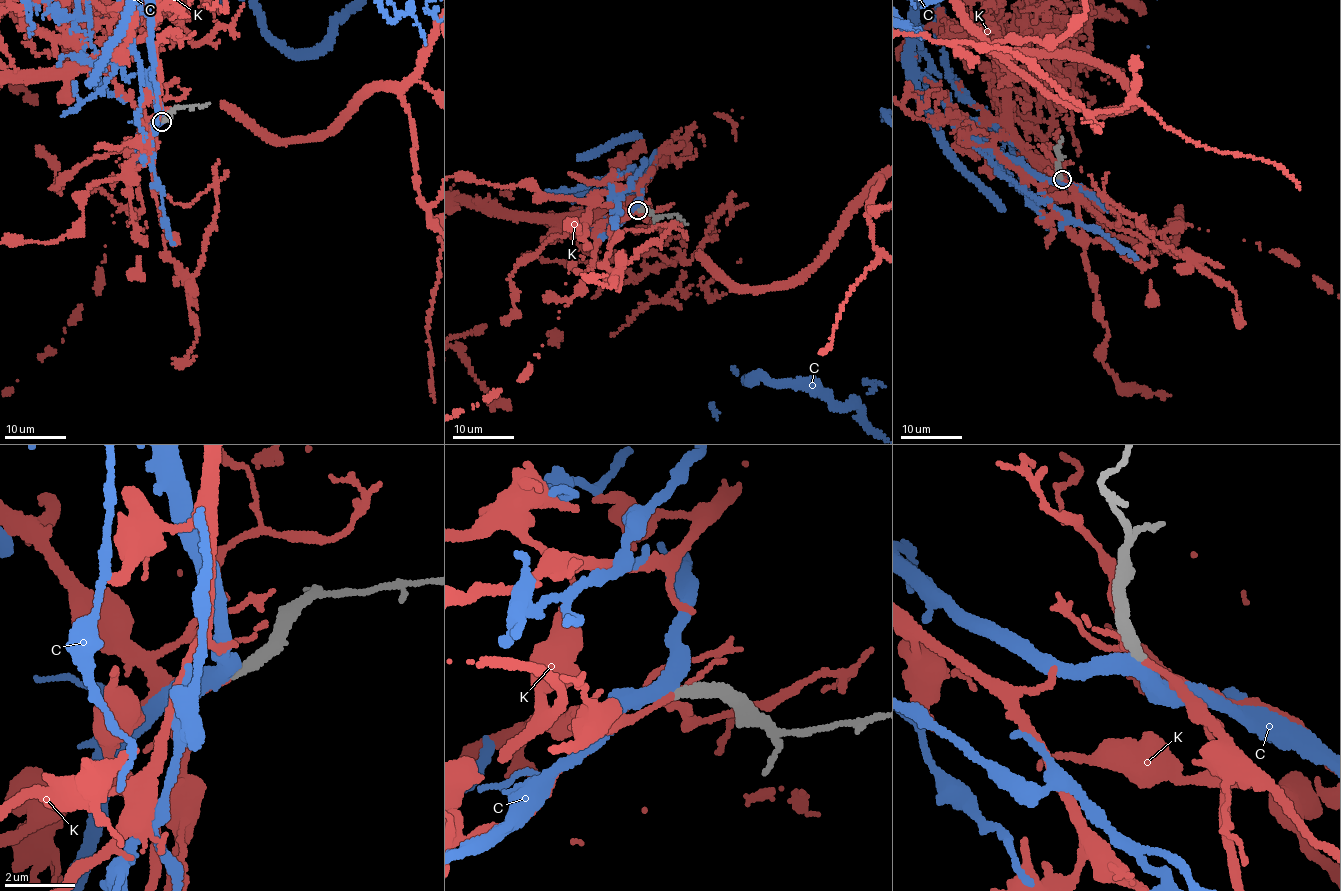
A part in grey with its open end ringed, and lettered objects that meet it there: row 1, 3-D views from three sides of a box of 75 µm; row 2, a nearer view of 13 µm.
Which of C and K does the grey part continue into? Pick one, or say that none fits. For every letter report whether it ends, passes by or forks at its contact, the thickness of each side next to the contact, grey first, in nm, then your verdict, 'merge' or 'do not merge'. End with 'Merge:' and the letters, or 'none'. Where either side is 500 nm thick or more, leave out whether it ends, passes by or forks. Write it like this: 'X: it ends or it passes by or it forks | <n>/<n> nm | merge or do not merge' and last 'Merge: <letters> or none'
C: it passes by | 320/400 nm | do not merge
K: it ends | 320/170 nm | merge
Merge: K

